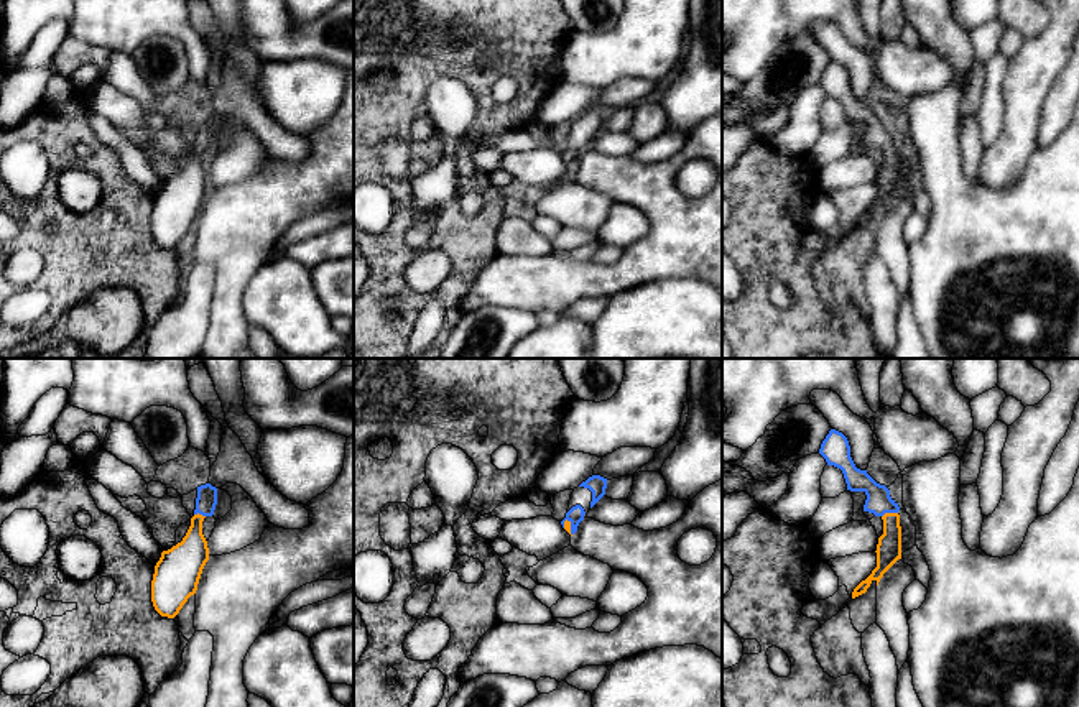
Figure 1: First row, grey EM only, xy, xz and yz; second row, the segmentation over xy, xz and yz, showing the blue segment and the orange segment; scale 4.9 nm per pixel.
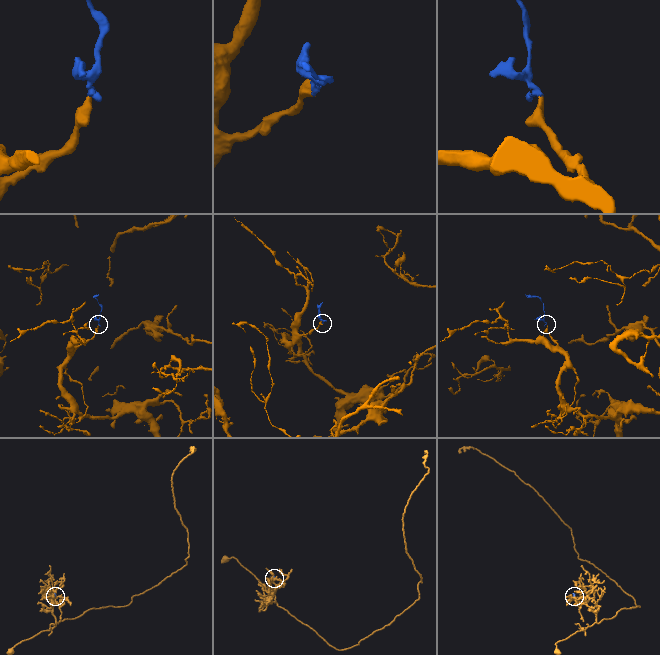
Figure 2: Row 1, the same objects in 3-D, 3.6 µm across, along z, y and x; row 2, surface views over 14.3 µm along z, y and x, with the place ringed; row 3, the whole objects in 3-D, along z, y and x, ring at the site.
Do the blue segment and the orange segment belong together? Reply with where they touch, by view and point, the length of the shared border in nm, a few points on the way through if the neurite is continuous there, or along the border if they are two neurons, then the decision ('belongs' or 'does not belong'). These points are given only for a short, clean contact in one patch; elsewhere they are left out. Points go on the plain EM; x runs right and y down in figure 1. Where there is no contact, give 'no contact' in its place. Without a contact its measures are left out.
yz (889, 143) | 80 nm | across yz (879, 134), (889, 143), (889, 181) | belongs

